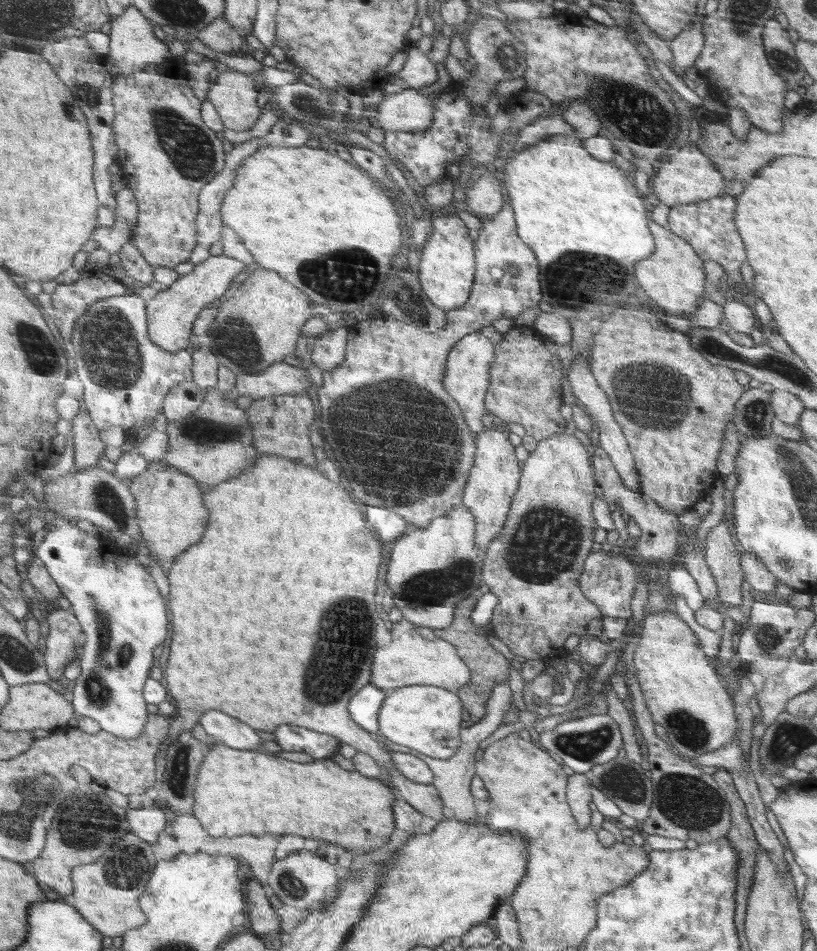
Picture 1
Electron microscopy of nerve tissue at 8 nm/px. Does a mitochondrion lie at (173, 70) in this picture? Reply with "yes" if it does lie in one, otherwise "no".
no

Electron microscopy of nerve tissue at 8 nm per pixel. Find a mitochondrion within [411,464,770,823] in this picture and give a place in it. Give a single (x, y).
(545, 543)

